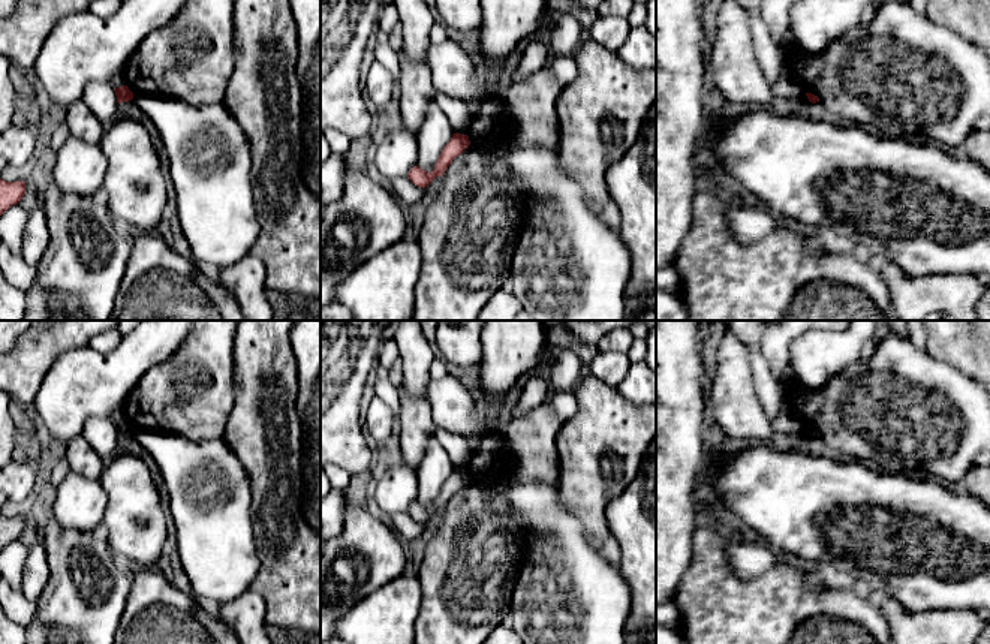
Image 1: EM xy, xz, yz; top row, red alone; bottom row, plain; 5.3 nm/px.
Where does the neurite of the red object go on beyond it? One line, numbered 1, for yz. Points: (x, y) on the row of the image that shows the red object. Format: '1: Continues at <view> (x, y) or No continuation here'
1: No continuation here

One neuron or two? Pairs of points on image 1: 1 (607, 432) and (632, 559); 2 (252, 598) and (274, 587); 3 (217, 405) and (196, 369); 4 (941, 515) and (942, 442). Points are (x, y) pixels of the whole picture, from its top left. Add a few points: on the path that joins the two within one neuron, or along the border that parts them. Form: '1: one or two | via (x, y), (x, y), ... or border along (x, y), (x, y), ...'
1: two | border along (629, 484), (607, 506), (608, 527)
2: two | border along (250, 587), (264, 599), (264, 620), (267, 623)
3: one | via (208, 396), (198, 385), (198, 378)
4: two | border along (906, 475), (936, 480), (945, 485)

